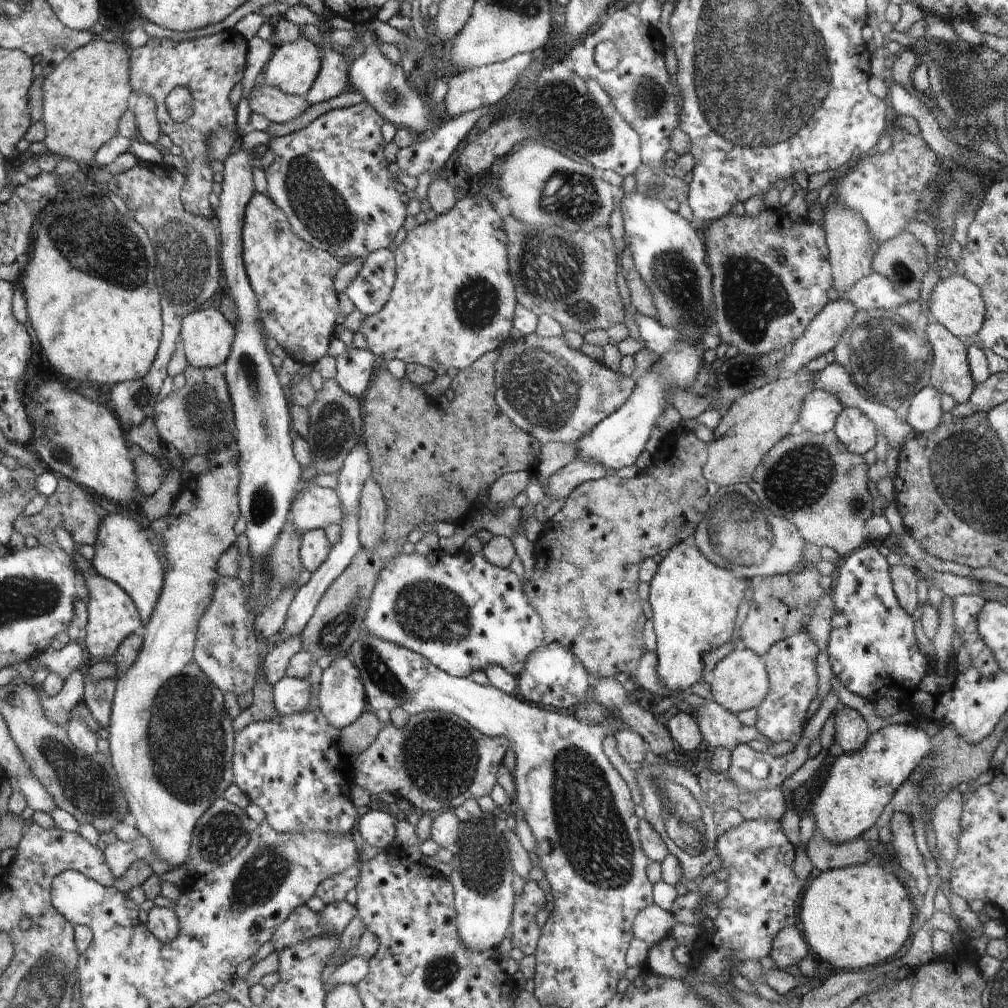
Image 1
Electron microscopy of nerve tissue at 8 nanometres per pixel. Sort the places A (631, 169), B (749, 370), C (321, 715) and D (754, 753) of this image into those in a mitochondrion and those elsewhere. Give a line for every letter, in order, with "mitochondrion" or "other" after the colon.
A: other
B: mitochondrion
C: other
D: other

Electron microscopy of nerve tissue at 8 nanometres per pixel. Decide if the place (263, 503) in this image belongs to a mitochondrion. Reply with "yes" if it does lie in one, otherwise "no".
yes

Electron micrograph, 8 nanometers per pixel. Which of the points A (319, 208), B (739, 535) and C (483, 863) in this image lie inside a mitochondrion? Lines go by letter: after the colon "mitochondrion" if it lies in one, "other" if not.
A: mitochondrion
B: mitochondrion
C: mitochondrion

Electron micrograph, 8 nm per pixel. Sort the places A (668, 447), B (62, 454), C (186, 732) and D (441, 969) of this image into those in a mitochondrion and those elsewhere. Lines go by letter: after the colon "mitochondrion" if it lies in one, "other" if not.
A: other
B: mitochondrion
C: mitochondrion
D: mitochondrion

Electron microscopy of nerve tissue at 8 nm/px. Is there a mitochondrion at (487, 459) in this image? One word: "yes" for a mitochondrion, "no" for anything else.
no

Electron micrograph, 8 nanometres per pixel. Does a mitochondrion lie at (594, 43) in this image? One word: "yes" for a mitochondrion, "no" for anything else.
no

